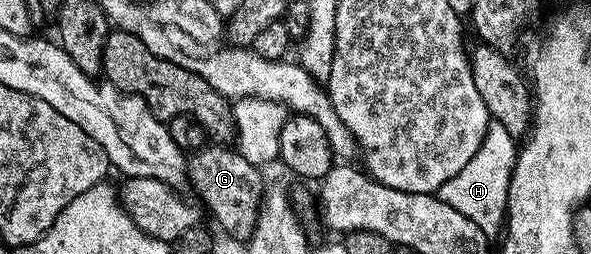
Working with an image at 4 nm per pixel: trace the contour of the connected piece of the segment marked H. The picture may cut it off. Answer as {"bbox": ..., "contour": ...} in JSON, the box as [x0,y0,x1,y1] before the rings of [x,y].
{"bbox":[436,122,518,236],"contour":[[[490,122],[487,133],[483,137],[483,145],[479,145],[479,153],[451,177],[436,192],[438,199],[442,199],[451,209],[459,209],[463,217],[475,221],[479,229],[483,229],[486,235],[496,236],[497,230],[502,230],[503,224],[507,219],[507,208],[509,205],[509,182],[513,166],[517,160],[518,144],[507,129],[503,129],[501,123]]]}

